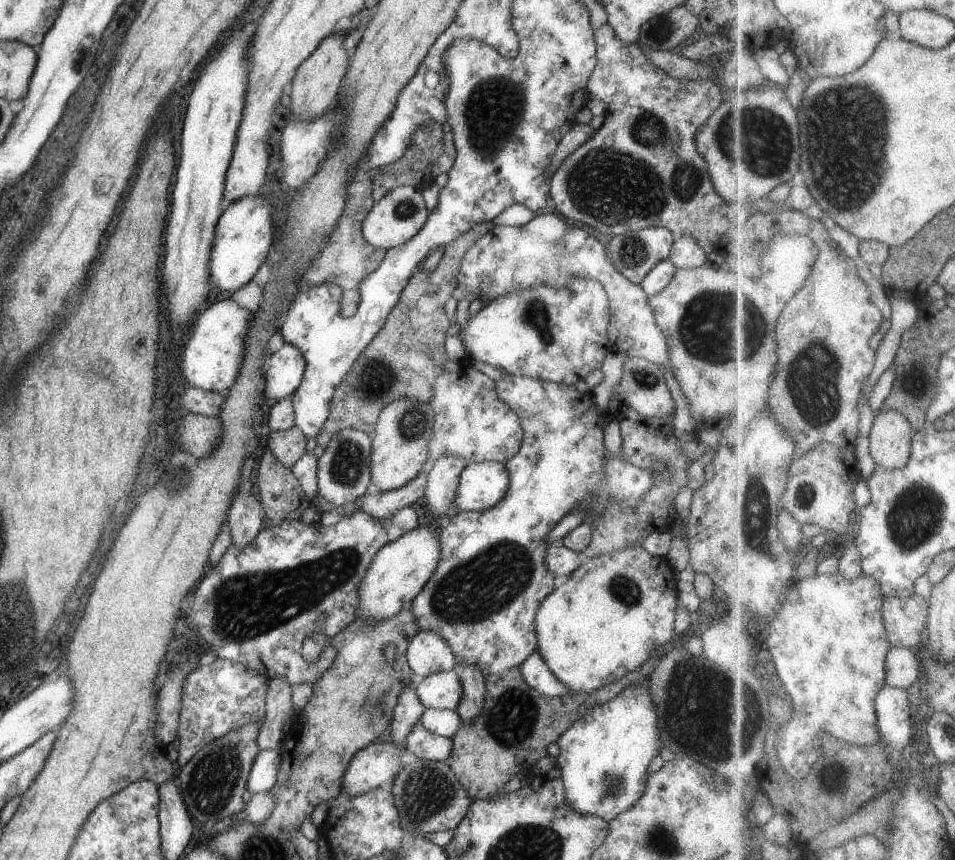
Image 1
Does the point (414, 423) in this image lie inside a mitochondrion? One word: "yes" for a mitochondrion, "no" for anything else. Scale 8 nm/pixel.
yes

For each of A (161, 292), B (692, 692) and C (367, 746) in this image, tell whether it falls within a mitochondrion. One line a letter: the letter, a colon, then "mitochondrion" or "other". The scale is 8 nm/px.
A: other
B: mitochondrion
C: other

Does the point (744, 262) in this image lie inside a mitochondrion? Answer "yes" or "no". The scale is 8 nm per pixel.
no

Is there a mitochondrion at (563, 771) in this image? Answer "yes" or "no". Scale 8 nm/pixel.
no

